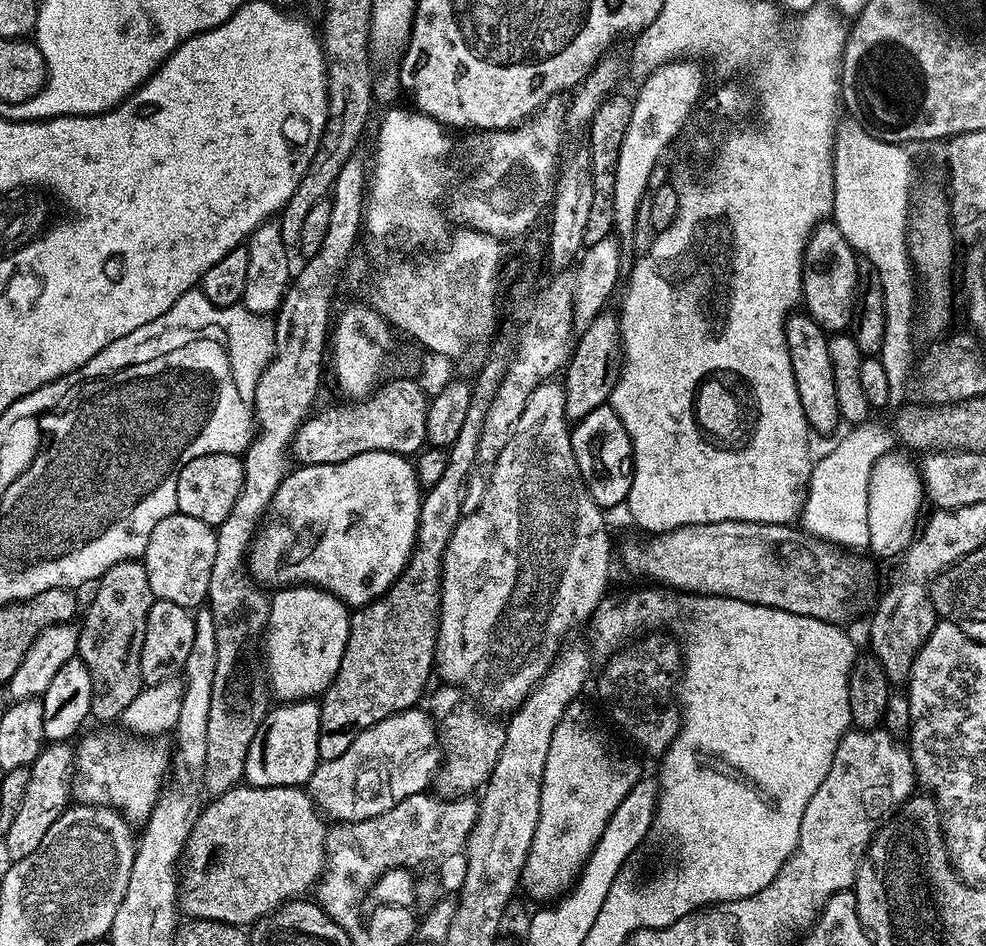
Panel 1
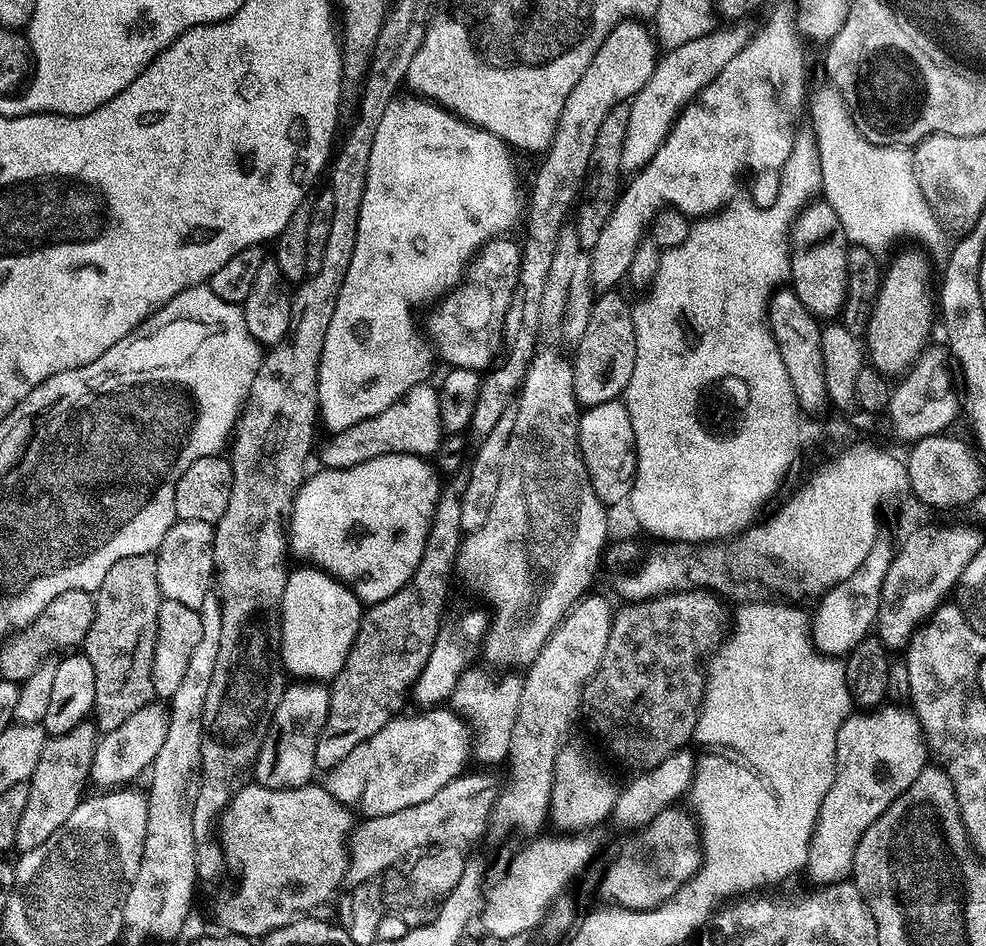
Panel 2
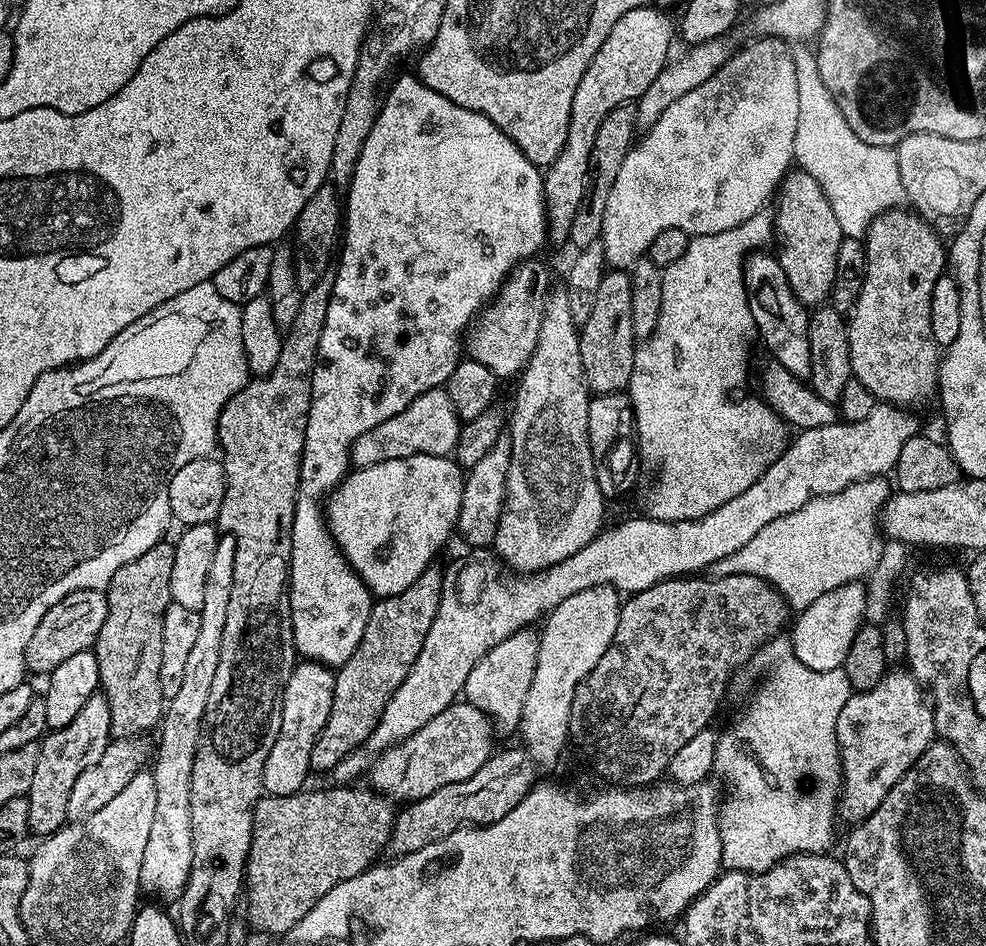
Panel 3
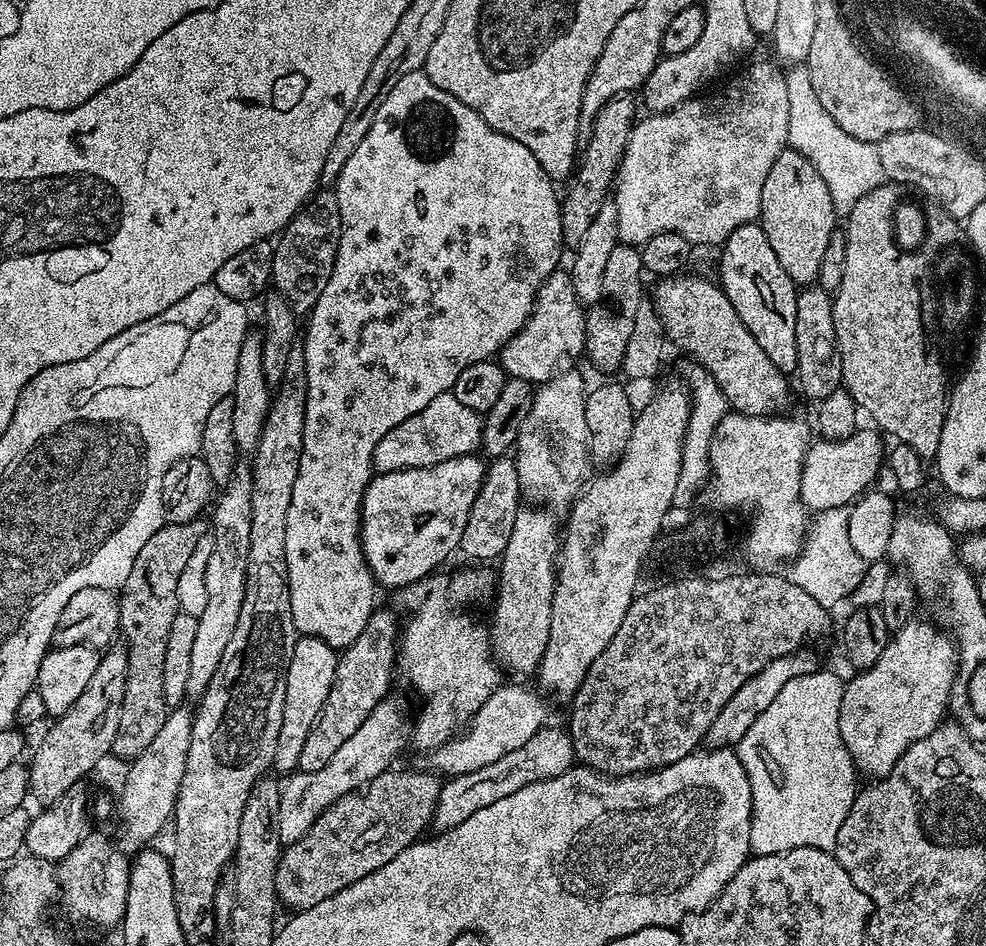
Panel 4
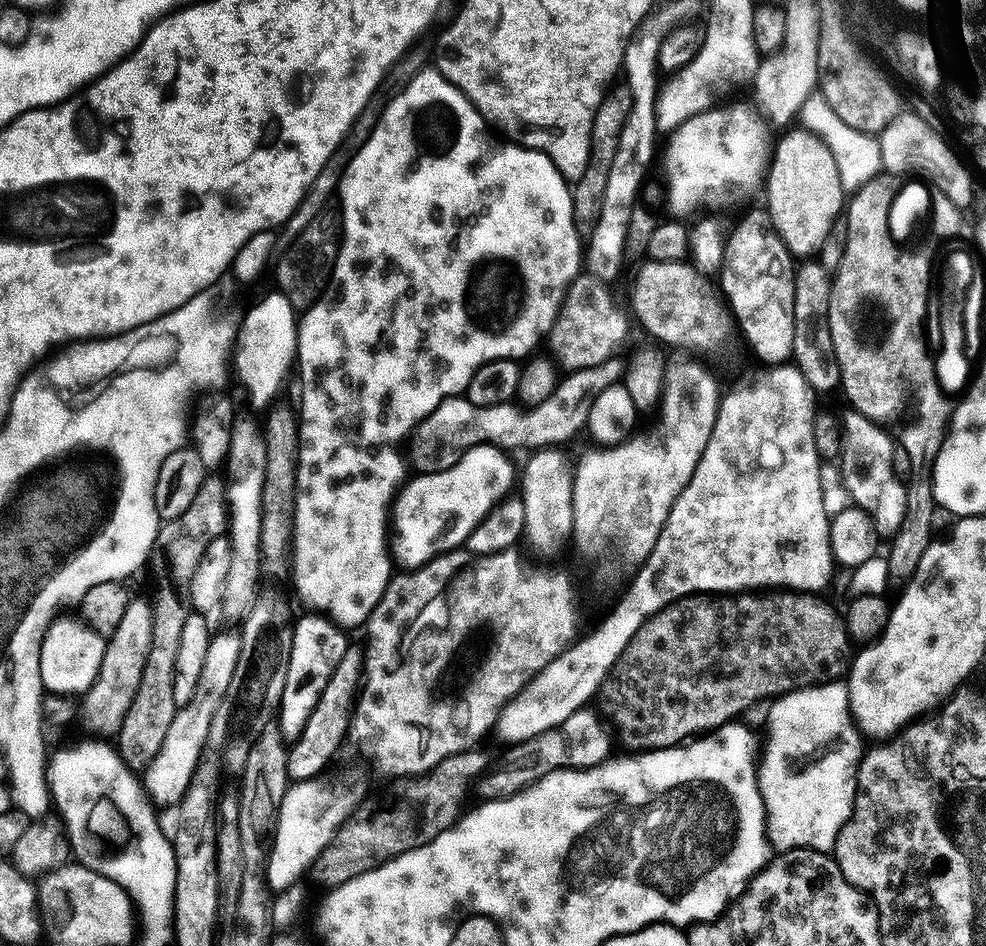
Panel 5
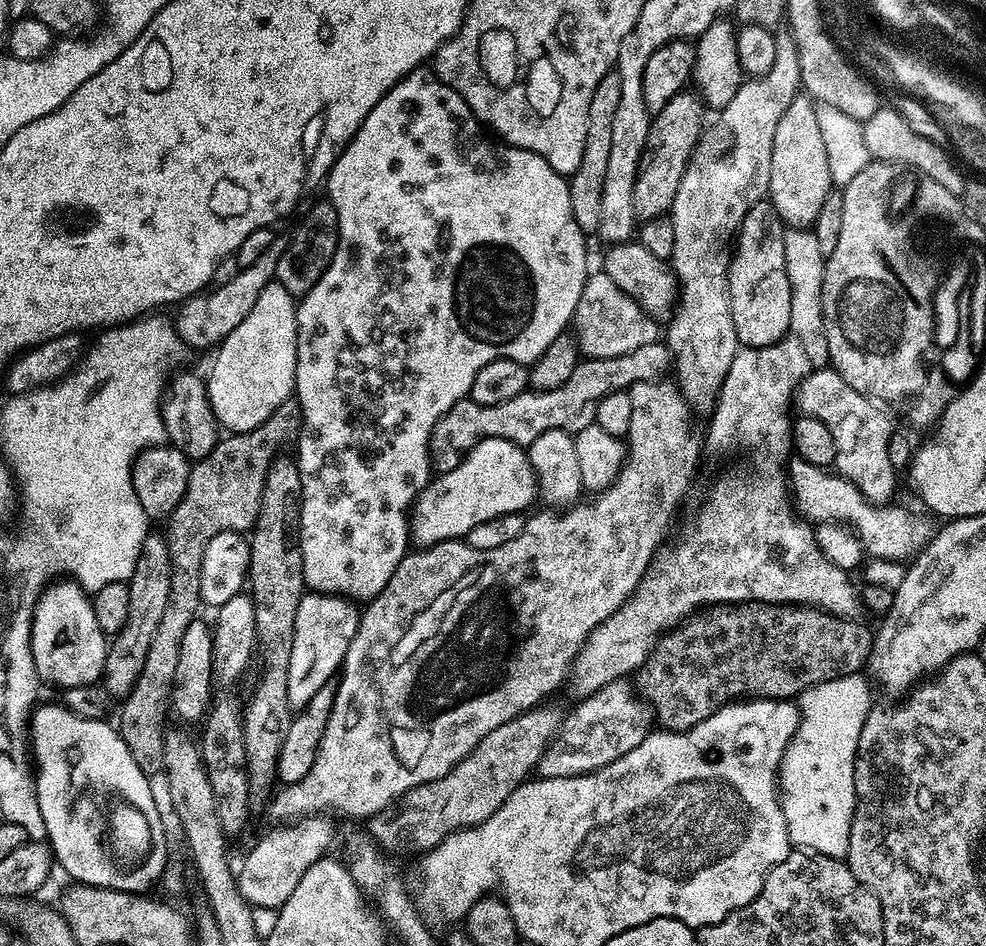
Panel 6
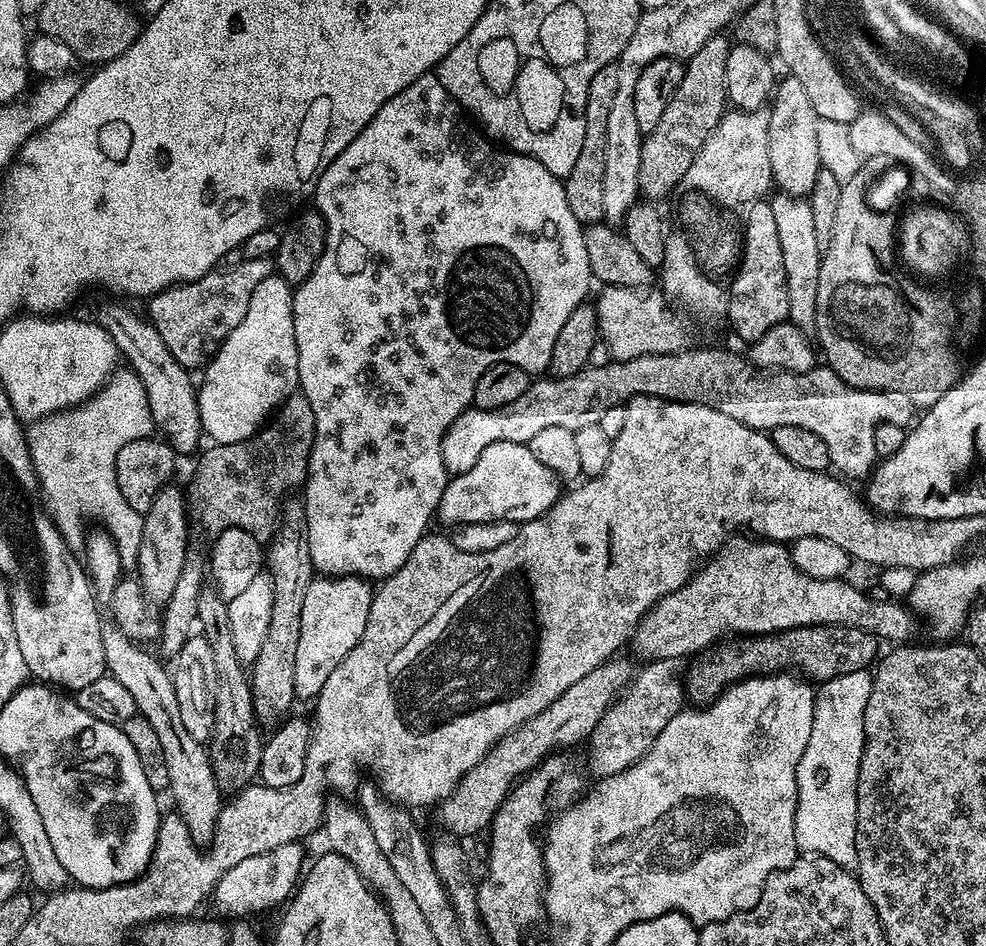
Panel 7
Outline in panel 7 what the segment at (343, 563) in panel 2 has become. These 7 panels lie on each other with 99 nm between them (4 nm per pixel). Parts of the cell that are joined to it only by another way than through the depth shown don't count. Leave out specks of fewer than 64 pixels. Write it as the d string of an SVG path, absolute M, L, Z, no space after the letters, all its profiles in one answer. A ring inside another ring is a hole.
M494 442L494 446L482 450L482 456L470 466L470 470L449 479L440 499L438 520L451 526L511 520L519 526L525 520L533 520L550 510L561 495L561 481L538 462L534 454L530 454L527 444Z

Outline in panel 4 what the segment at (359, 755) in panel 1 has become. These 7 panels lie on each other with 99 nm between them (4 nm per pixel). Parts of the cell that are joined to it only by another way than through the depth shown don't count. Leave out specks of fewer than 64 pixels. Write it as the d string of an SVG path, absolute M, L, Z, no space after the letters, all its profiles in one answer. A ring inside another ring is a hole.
M508 684L497 688L494 694L473 714L470 723L459 734L445 744L431 749L431 767L445 777L470 774L474 770L482 770L482 766L490 766L490 762L498 762L502 754L510 754L510 750L518 750L533 738L537 731L545 727L548 712L536 692L523 688L520 684Z

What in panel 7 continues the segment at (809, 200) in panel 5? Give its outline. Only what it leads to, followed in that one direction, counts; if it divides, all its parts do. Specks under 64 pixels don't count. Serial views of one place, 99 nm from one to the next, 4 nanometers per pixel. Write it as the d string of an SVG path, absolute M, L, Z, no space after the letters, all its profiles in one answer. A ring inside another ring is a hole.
M788 74L777 83L767 114L770 166L775 187L790 196L807 197L814 190L814 182L821 170L818 158L820 117L814 106L810 106L809 96L796 77Z

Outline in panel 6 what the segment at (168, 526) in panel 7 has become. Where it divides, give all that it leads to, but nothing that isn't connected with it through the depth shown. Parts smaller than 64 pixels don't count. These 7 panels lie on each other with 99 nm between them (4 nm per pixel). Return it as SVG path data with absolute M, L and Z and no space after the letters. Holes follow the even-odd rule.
M149 534L142 542L142 550L138 554L132 579L127 581L130 594L128 618L122 630L111 637L104 659L102 685L113 698L129 696L142 674L142 666L146 666L146 654L150 654L150 641L158 630L158 622L162 622L166 602L170 602L171 577L172 555L168 549L167 539L163 535Z

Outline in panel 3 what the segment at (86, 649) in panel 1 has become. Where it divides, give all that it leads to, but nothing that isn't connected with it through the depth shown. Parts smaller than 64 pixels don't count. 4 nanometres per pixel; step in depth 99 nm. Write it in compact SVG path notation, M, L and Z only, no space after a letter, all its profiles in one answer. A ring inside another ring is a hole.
M161 542L150 546L146 554L134 558L134 562L126 562L110 578L106 595L106 622L102 622L102 630L98 630L98 638L94 645L98 674L100 675L99 691L110 702L110 730L118 740L139 737L140 732L148 732L159 725L166 701L162 694L162 682L158 678L162 670L162 618L166 614L166 606L172 603L170 594L170 570L174 568L174 547L171 543Z

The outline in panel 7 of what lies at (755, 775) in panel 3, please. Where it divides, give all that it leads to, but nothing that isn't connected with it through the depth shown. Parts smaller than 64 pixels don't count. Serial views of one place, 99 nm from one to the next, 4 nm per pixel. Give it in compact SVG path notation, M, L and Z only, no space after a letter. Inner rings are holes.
M854 670L854 674L823 681L816 694L810 742L802 750L796 771L797 849L830 858L830 862L849 870L856 866L856 783L864 749L864 711L871 689L872 672L868 670Z

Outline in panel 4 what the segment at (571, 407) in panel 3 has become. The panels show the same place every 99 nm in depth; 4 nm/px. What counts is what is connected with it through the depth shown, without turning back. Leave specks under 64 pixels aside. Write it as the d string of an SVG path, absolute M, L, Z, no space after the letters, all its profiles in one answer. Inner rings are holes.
M563 372L551 376L533 391L530 414L526 414L514 445L514 459L523 499L552 510L571 509L590 480L588 427L584 409L586 387L578 373Z

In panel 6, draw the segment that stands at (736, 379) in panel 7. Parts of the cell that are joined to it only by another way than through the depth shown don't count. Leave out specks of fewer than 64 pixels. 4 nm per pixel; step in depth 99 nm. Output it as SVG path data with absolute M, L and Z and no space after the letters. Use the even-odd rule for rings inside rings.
M657 342L650 346L638 346L638 350L630 350L618 358L581 359L574 374L570 374L558 390L529 390L518 394L518 398L510 398L510 402L502 402L502 406L478 406L471 398L462 399L432 427L428 460L437 473L449 472L464 461L464 455L478 441L486 438L502 438L527 446L538 438L538 434L546 434L546 430L564 430L573 434L581 432L595 421L598 402L602 402L606 394L625 391L638 382L667 377L664 375L667 372L669 375L673 364L674 357L668 351L667 343ZM829 366L829 367L827 367L827 368L819 368L819 369L817 369L817 370L813 370L813 371L809 372L809 374L808 374L808 376L805 378L805 380L800 381L800 386L799 386L799 388L796 389L796 391L795 391L795 393L794 393L794 404L795 404L795 407L797 407L797 406L800 407L799 411L800 411L801 413L803 413L803 415L809 416L810 418L818 418L818 422L822 422L822 423L826 426L826 430L830 430L830 434L834 434L834 446L836 447L836 462L835 462L835 465L834 465L835 471L836 471L837 473L839 473L839 475L841 475L841 476L843 476L843 477L845 477L845 478L848 478L848 477L851 477L851 476L853 475L853 474L851 473L851 472L852 472L852 464L869 464L869 466L872 467L872 469L869 470L868 476L855 476L855 475L853 475L853 476L851 477L852 485L854 485L855 488L857 488L858 491L860 491L860 493L862 493L862 495L865 496L866 499L869 500L869 502L871 502L871 504L878 504L878 505L881 505L881 506L887 505L887 504L889 503L889 501L891 501L891 500L888 500L888 499L890 499L891 496L894 495L895 492L896 492L896 480L895 480L895 478L892 477L892 476L884 476L885 468L886 468L886 465L887 465L887 462L888 462L888 442L889 442L890 438L892 437L892 433L893 433L893 431L894 431L894 425L892 425L892 416L891 416L890 413L887 412L886 409L884 409L884 408L887 408L887 407L885 407L885 405L884 405L883 403L877 402L877 401L875 401L875 400L873 400L873 399L871 399L871 398L869 398L869 397L867 397L867 396L864 396L864 395L863 395L862 393L860 393L858 390L854 390L850 385L848 385L848 384L844 381L844 379L842 379L842 378L840 377L840 375L836 372L836 369L833 368L833 367L831 367L831 366Z

